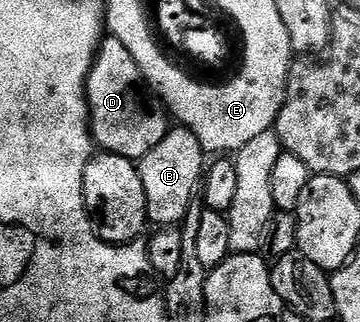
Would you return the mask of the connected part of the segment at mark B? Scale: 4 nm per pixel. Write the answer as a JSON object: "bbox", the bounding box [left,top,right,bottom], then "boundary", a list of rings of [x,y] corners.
{"bbox":[138,128,206,227],"boundary":[[[175,128],[138,161],[148,200],[148,221],[156,227],[176,227],[181,224],[193,198],[201,188],[202,178],[206,172],[206,154],[202,143],[198,143],[196,136],[188,129]]]}

